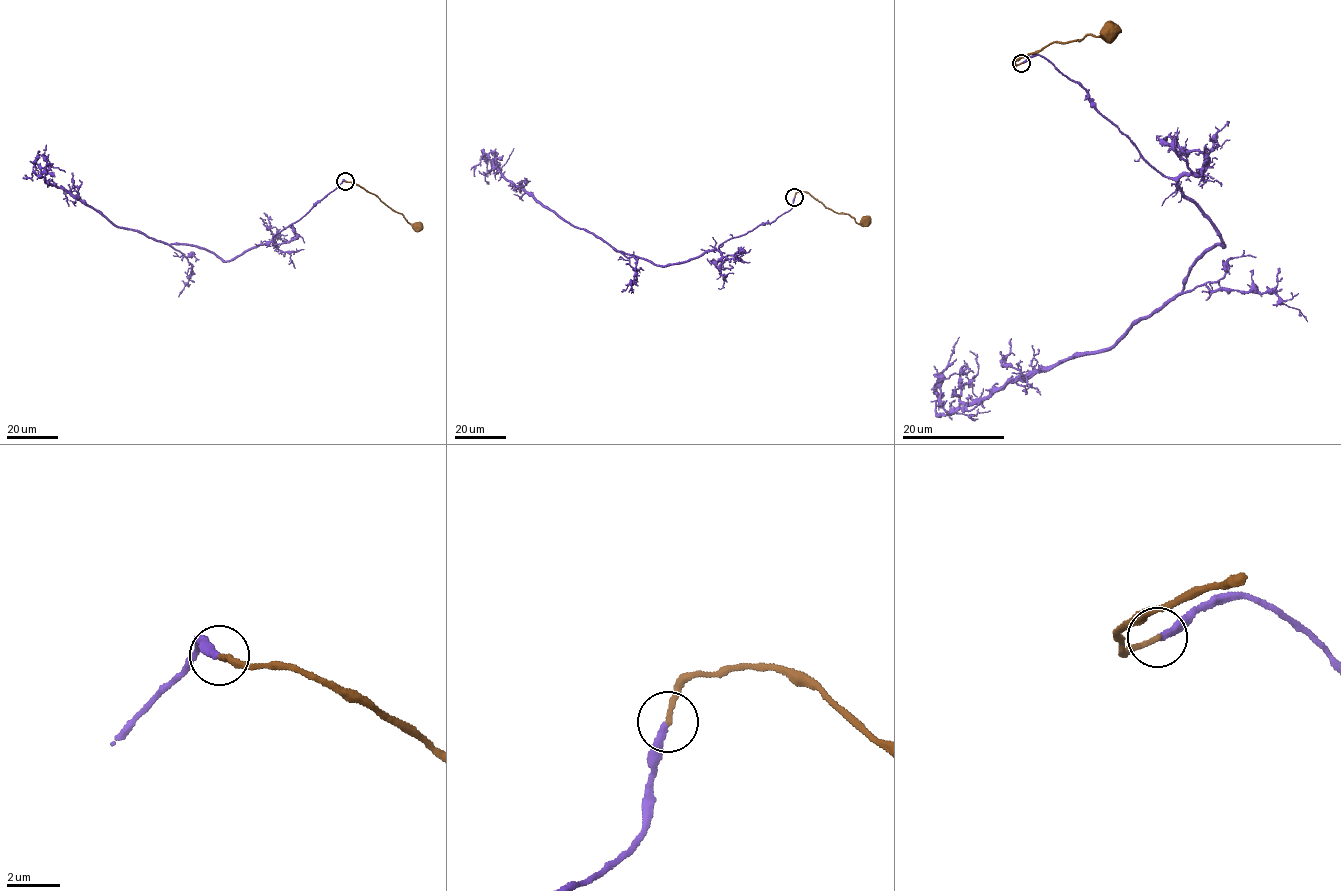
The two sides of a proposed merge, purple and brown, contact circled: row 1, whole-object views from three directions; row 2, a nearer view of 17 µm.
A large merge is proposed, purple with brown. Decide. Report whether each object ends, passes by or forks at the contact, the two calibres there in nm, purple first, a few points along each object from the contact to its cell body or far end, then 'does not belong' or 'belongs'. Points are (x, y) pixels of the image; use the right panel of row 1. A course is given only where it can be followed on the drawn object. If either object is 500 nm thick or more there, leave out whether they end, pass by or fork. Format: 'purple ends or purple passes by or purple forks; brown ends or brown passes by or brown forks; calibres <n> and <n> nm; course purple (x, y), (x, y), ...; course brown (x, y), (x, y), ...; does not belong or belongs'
purple ends; brown ends; calibres 280 and 200 nm; course purple (1022, 63), (1041, 56), (1081, 85), (1223, 247), (1120, 340), (947, 411), (939, 372), (959, 337); course brown (1022, 63), (1014, 65), (1014, 61), (1056, 40), (1066, 42), (1111, 30); belongs

